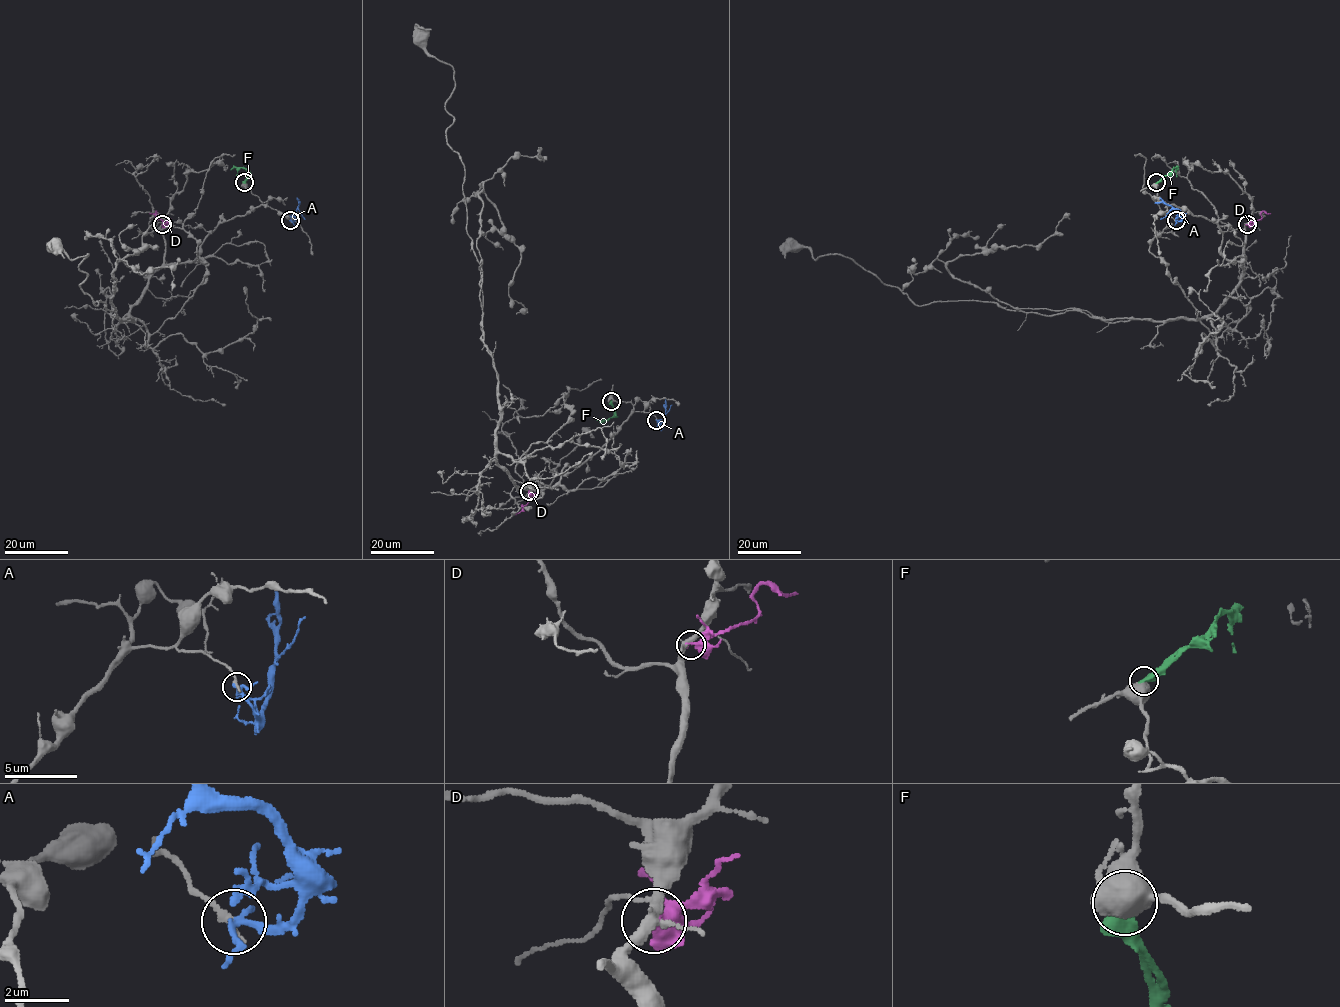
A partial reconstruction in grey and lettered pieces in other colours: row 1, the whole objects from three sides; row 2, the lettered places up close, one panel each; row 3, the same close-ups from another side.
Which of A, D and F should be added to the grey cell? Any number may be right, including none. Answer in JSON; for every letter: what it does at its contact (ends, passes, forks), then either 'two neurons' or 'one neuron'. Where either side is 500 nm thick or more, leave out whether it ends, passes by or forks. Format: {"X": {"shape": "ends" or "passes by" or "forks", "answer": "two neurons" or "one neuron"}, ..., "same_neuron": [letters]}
{"A": {"shape": "passes by", "answer": "two neurons"}, "D": {"shape": "ends", "answer": "two neurons"}, "F": {"answer": "two neurons"}, "same_neuron": []}

